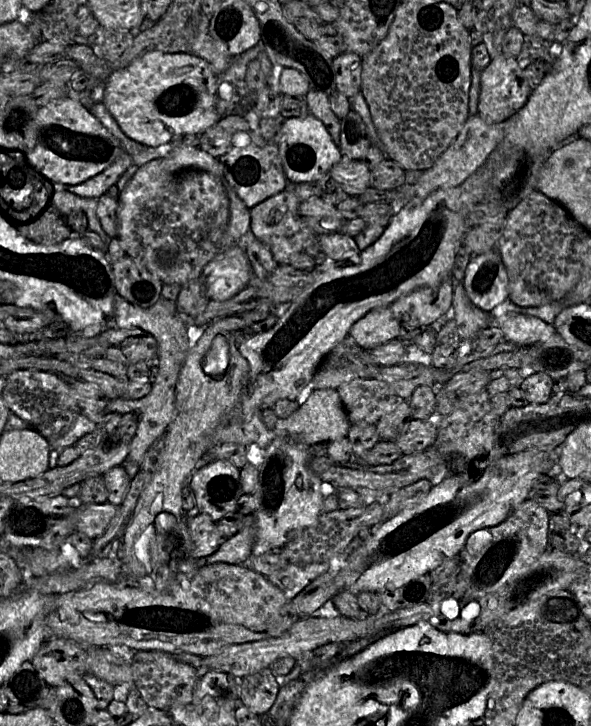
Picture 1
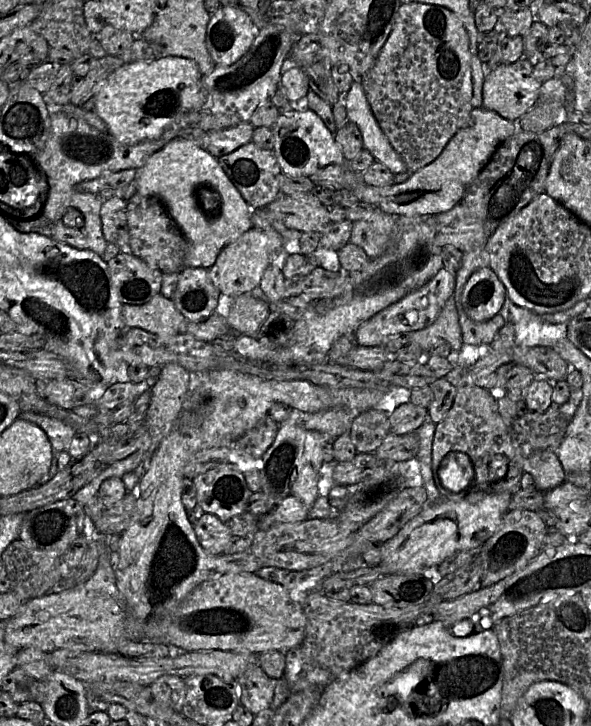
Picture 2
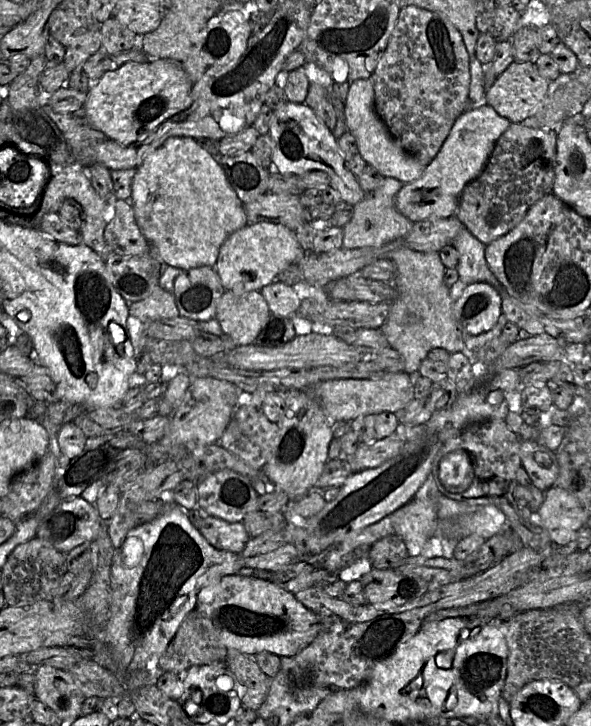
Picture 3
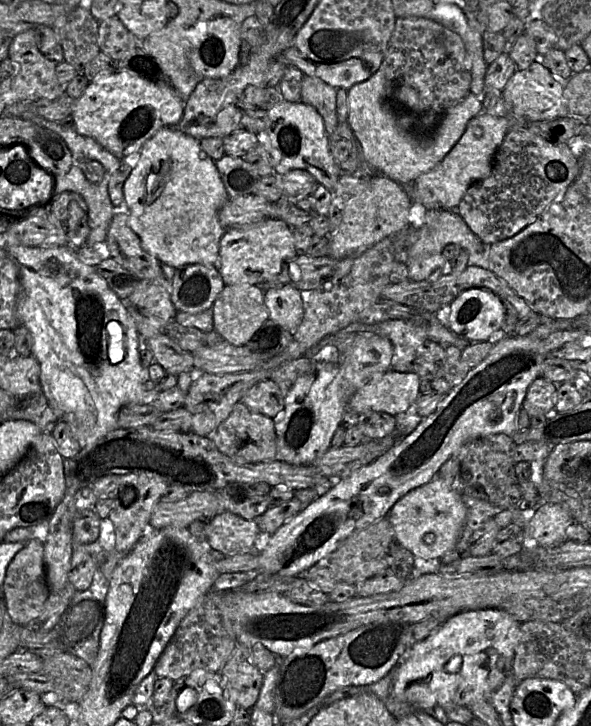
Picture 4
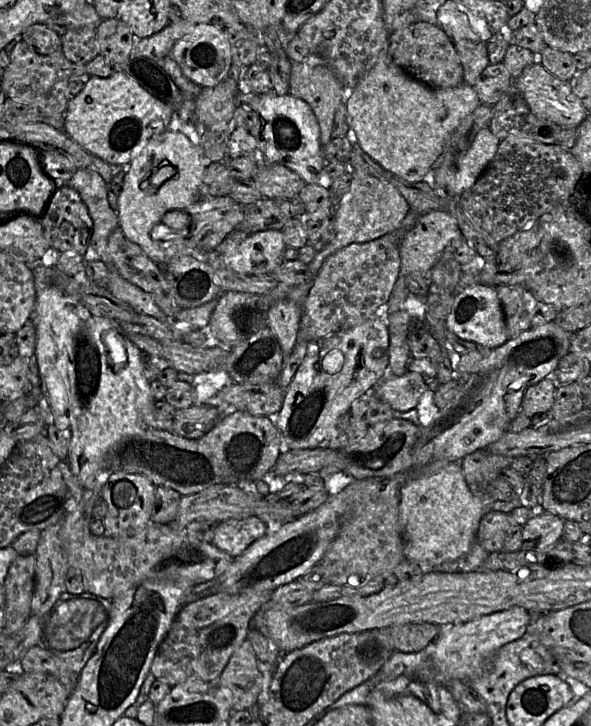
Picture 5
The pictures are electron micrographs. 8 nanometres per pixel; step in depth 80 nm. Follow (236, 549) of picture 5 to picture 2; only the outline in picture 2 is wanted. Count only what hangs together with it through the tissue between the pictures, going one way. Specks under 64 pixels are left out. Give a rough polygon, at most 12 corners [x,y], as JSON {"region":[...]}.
{"region":[[202,514],[193,527],[209,554],[224,553],[234,540],[226,523]]}

